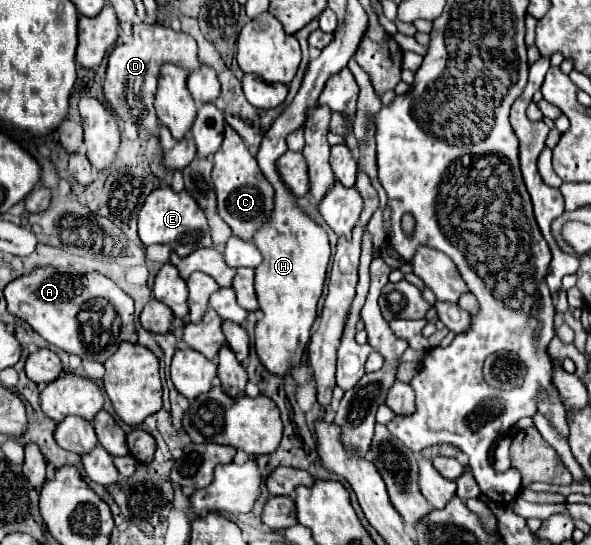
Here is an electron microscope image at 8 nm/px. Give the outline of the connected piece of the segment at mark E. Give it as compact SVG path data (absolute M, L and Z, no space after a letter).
M161 185L149 193L139 211L139 237L145 247L155 243L169 245L179 257L187 257L191 251L211 247L209 225L203 211L187 191L175 193L169 185Z

